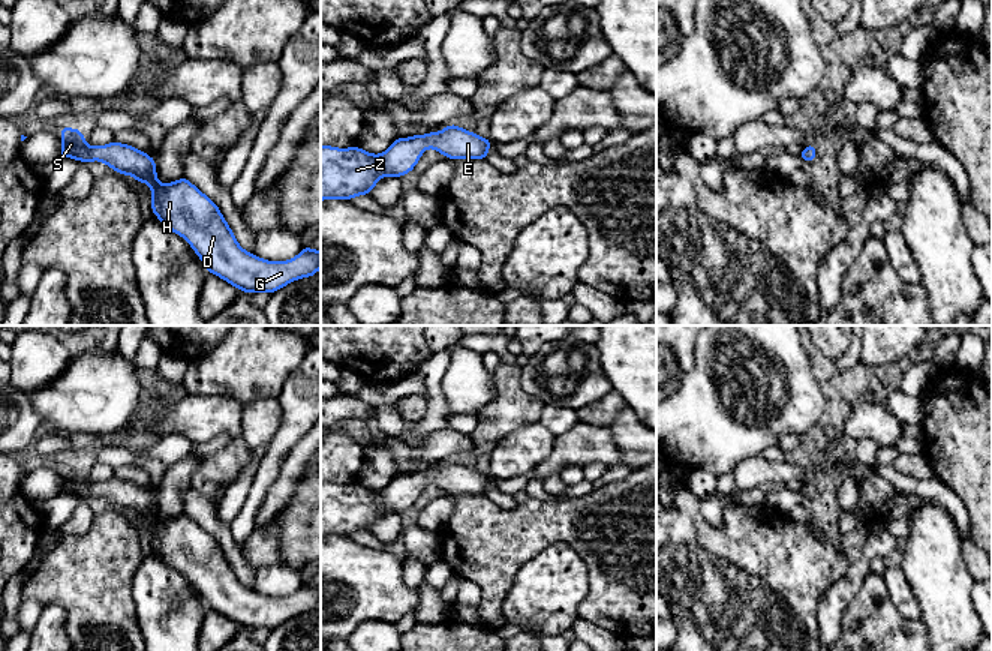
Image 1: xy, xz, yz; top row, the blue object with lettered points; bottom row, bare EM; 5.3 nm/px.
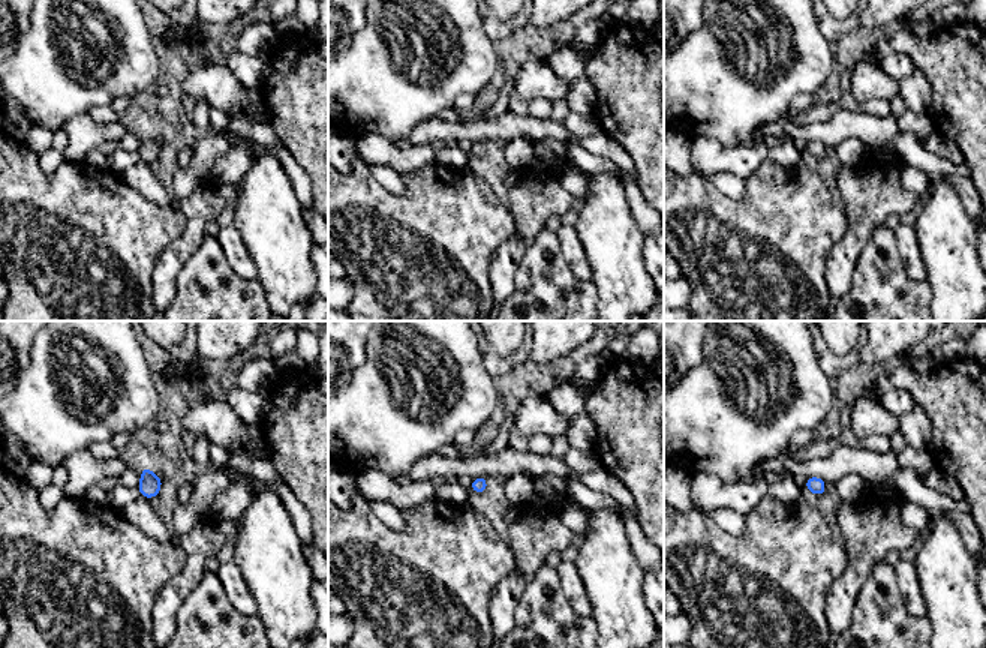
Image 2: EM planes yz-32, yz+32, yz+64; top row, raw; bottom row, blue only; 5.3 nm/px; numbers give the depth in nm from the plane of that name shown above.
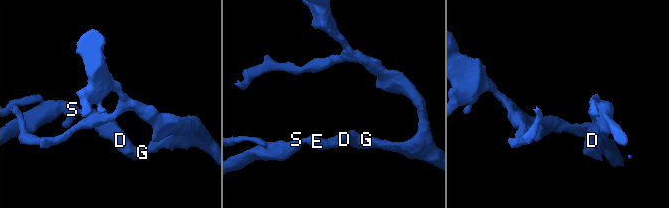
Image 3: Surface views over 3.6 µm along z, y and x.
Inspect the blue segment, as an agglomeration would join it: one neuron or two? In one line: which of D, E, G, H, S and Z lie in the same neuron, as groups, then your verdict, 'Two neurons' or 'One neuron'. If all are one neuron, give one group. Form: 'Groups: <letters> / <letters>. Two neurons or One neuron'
Groups: D E G H S Z. One neuron

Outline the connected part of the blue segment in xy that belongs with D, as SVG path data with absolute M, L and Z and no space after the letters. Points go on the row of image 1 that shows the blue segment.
M60 129L60 158L84 164L100 160L118 174L135 177L138 184L145 182L153 194L151 213L190 244L208 273L240 291L273 294L294 280L316 276L321 268L321 250L309 246L288 261L267 261L244 250L216 202L186 177L162 184L157 180L154 158L136 147L115 141L90 147L81 129Z

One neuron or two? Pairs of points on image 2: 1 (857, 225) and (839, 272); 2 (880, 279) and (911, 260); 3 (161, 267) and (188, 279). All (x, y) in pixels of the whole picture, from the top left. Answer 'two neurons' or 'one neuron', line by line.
1: one neuron
2: two neurons
3: two neurons

